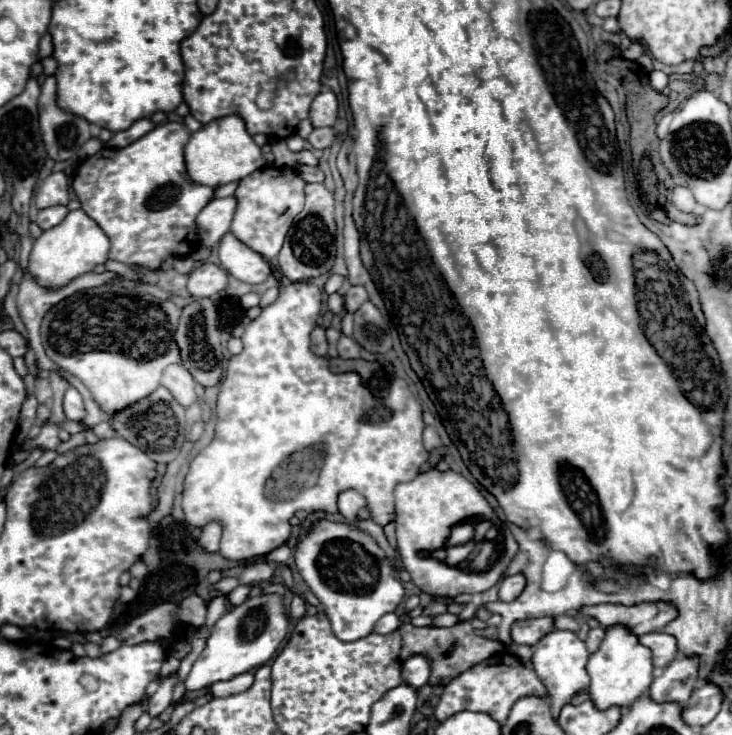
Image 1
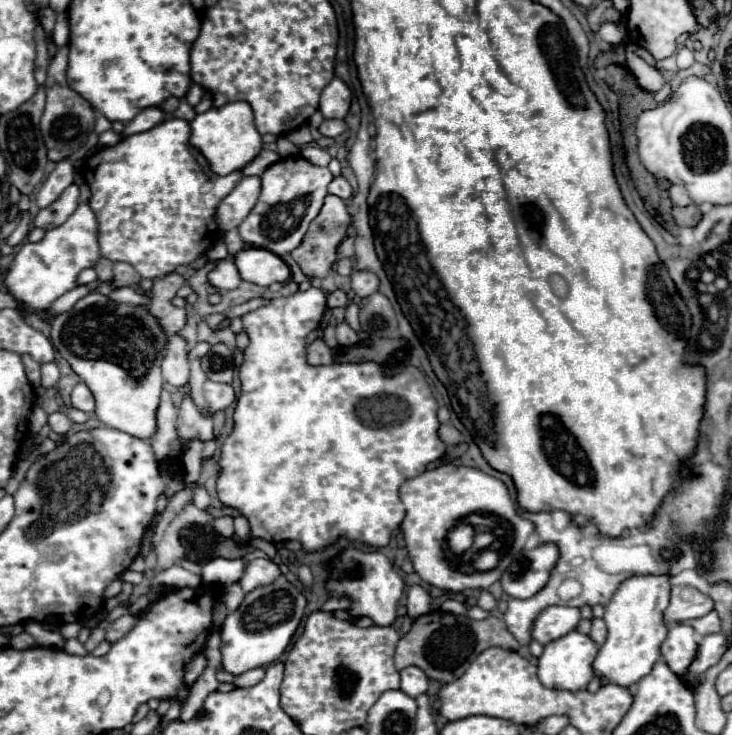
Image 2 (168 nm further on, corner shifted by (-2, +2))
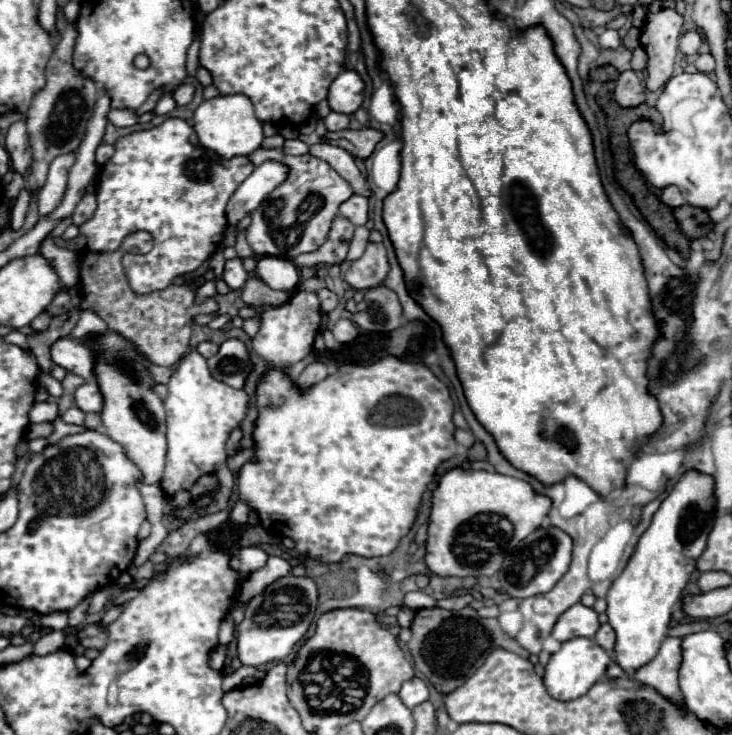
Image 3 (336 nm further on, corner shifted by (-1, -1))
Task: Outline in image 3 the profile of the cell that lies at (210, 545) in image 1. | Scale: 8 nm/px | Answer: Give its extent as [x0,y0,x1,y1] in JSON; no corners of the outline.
[229,502,249,526]

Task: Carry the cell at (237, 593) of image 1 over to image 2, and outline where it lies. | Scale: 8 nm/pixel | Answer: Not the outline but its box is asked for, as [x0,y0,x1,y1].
[240,559,280,593]

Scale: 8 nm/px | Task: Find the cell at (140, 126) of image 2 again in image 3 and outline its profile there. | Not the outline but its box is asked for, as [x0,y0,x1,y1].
[153,94,177,116]

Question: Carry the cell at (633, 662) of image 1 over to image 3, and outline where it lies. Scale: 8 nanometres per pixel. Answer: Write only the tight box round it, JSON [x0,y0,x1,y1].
[607,472,715,672]

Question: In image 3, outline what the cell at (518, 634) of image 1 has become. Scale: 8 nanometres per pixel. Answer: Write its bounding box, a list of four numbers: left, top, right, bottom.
[551,604,599,642]

